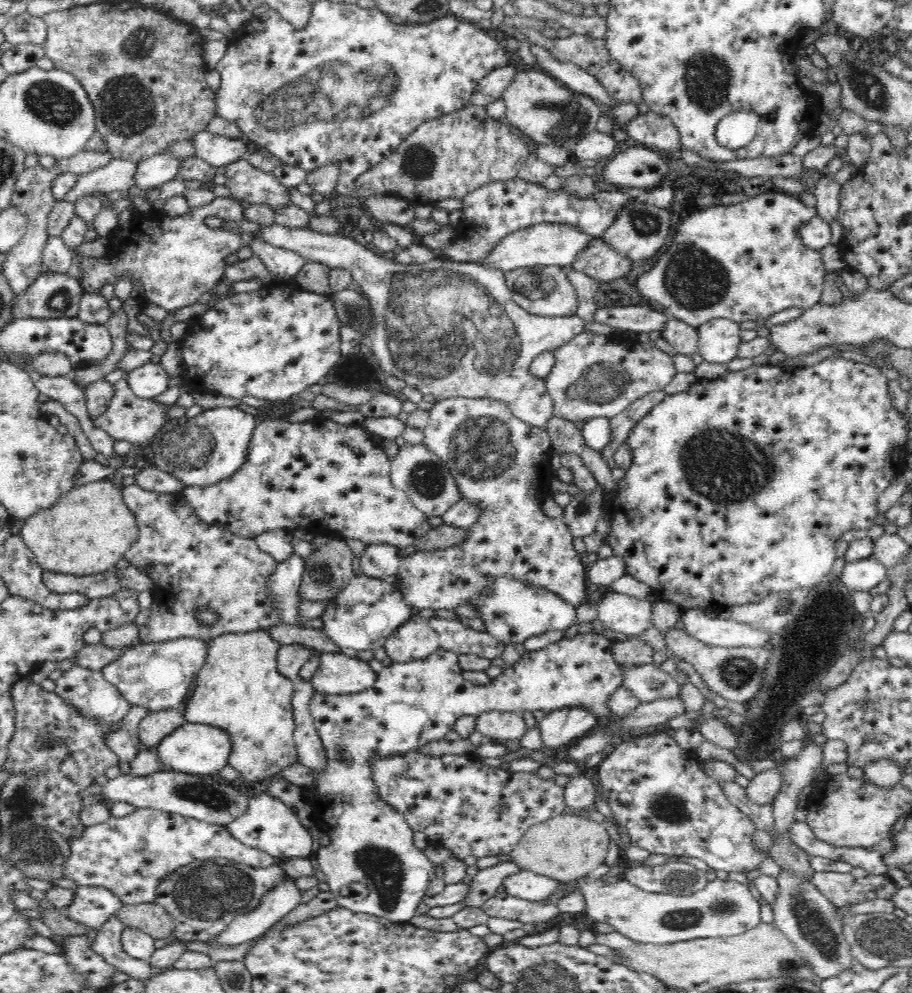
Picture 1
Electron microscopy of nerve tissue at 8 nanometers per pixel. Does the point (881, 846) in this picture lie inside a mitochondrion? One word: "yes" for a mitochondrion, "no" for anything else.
no

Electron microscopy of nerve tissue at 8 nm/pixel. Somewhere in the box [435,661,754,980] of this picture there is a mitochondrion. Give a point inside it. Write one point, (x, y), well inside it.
(690, 917)

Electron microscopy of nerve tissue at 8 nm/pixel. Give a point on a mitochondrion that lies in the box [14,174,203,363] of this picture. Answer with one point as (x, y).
(60, 300)

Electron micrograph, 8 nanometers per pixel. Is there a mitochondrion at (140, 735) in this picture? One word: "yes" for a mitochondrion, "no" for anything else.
no

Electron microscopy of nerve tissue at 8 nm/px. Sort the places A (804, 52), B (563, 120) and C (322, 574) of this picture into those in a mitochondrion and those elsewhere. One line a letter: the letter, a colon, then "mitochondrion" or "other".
A: other
B: mitochondrion
C: mitochondrion

